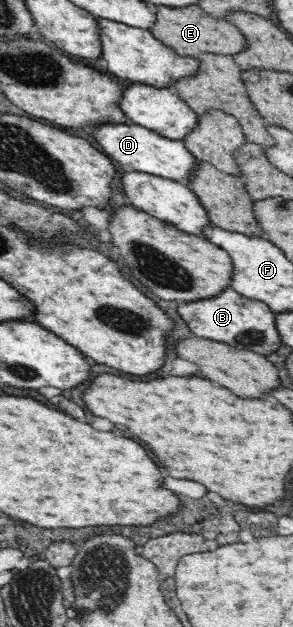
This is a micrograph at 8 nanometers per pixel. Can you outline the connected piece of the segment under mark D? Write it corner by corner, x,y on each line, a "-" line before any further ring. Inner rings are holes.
104,123
92,129
92,137
102,147
108,158
112,159
119,168
131,168
137,172
152,174
183,183
188,183
193,176
193,169
198,165
198,158
192,156
183,140
173,140
164,137
150,129
137,124
114,125

